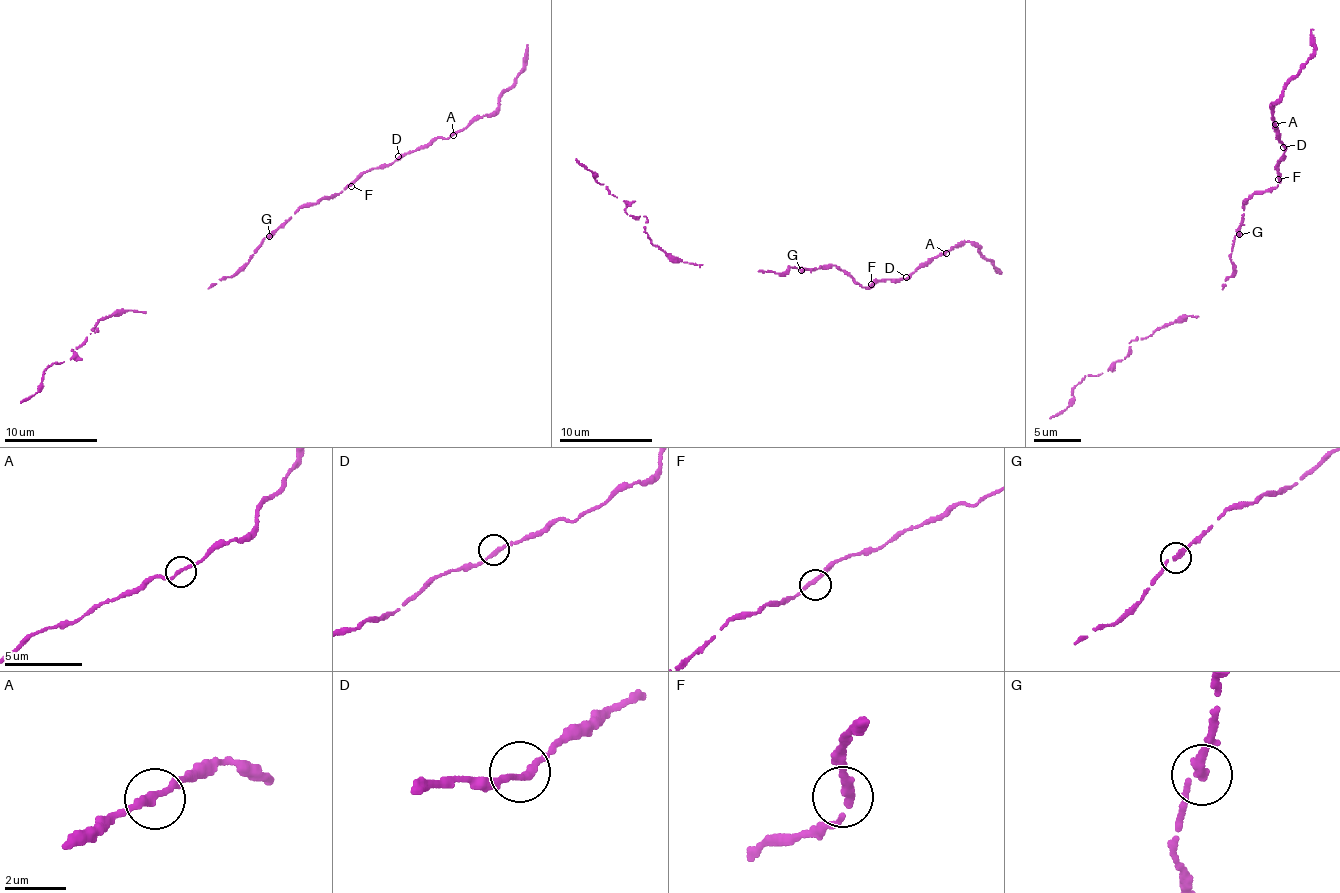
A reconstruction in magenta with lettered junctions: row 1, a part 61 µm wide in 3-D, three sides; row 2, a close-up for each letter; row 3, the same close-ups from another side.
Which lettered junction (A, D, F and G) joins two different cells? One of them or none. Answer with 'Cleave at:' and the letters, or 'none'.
Cleave at: none

